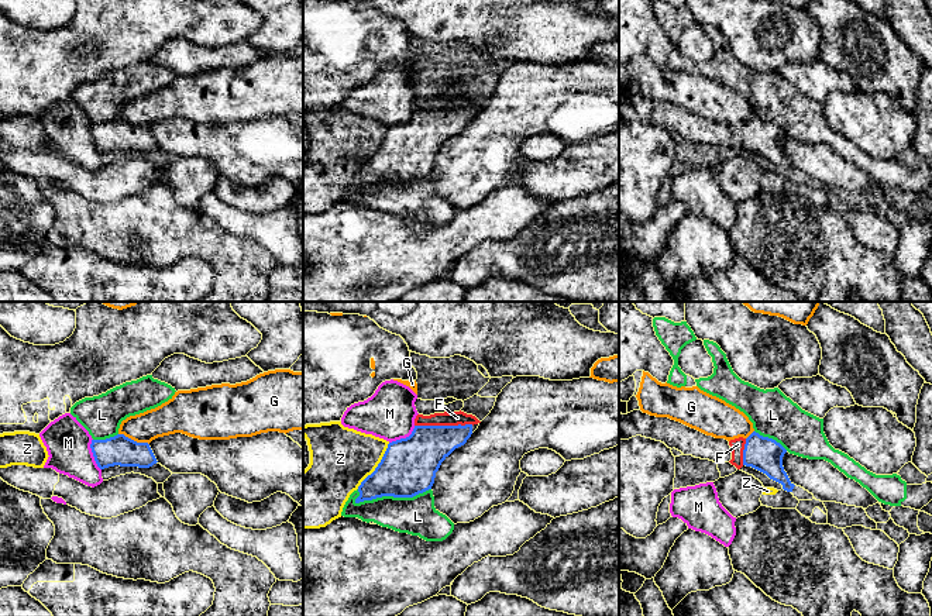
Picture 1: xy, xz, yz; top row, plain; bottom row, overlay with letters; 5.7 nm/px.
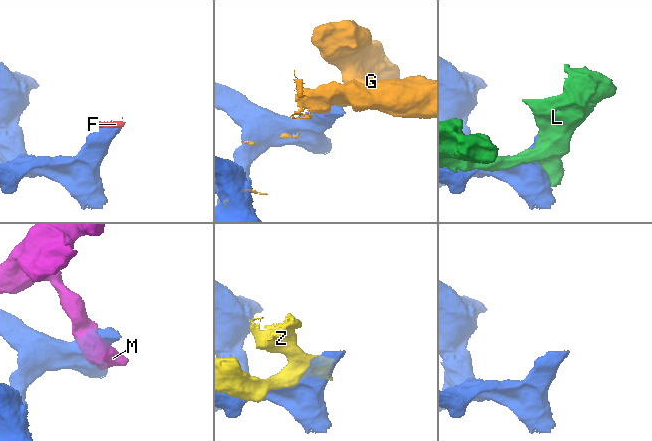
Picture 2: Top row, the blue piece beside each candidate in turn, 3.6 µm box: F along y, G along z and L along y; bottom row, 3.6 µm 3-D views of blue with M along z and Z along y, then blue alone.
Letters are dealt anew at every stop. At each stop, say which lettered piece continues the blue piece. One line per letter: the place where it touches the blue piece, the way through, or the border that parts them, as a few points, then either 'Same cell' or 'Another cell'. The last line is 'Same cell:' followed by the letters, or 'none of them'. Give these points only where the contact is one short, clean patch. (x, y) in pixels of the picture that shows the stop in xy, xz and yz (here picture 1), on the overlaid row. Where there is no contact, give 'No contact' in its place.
F: Touches blue at xz (443, 426). Path across: xz (415, 460), (443, 426), (457, 417). Same cell
G: Touches blue at xy (133, 440). Another cell
L: Touches blue at xz (392, 495). Another cell
M: Touches blue at xy (93, 454). Another cell
Z: Touches blue at xz (378, 465). Another cell
Same cell: F

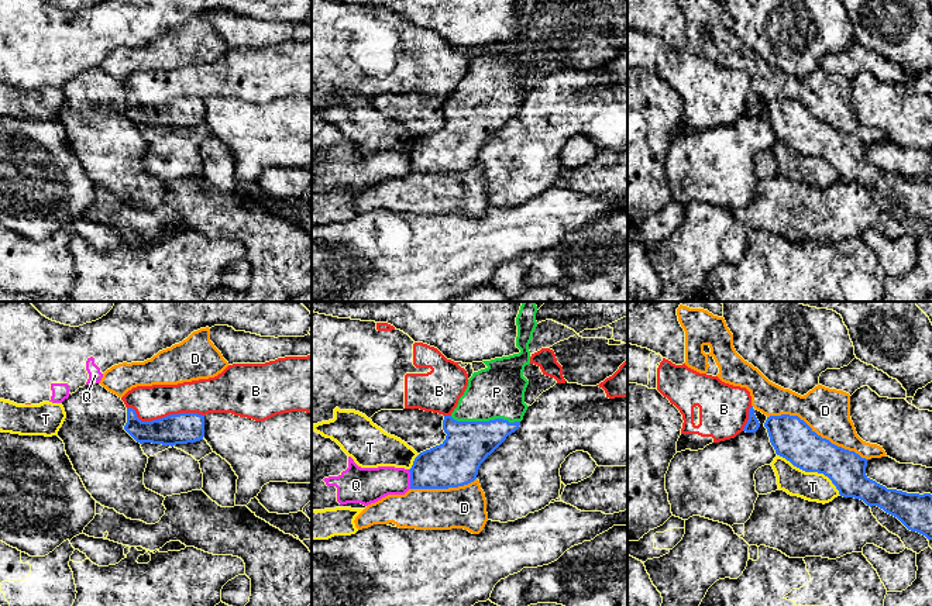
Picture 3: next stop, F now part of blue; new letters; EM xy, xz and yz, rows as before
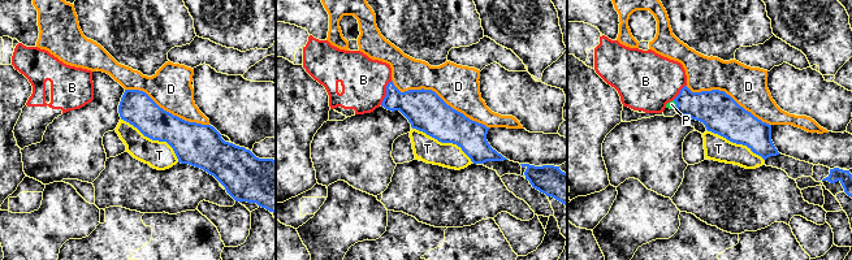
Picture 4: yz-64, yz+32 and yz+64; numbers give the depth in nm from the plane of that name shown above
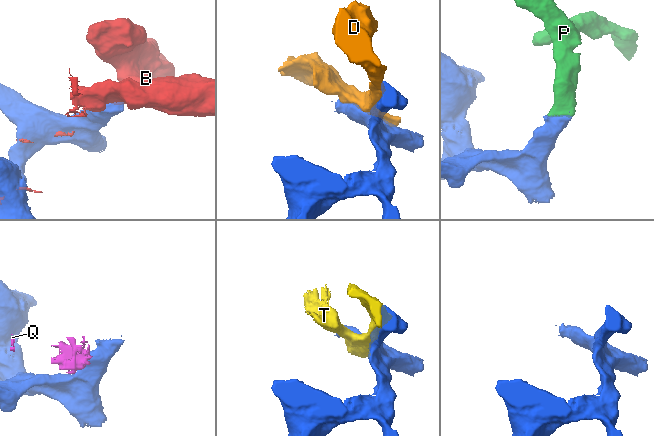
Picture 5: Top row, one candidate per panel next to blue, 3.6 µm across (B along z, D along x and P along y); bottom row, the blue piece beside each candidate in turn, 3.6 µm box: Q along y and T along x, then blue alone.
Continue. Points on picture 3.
B: Touches blue at xy (164, 417). Boundary: xy (127, 407), (141, 420), (179, 413), (203, 416). Another cell
D: Touches blue at yz (815, 433). Another cell
P: Touches blue at xz (485, 422). Path across: xz (467, 444), (485, 422), (497, 392). Same cell
Q: Touches blue at xz (411, 479). Boundary: xz (408, 470), (411, 488). Another cell
T: Touches blue at yz (811, 471). Another cell
Same cell: P

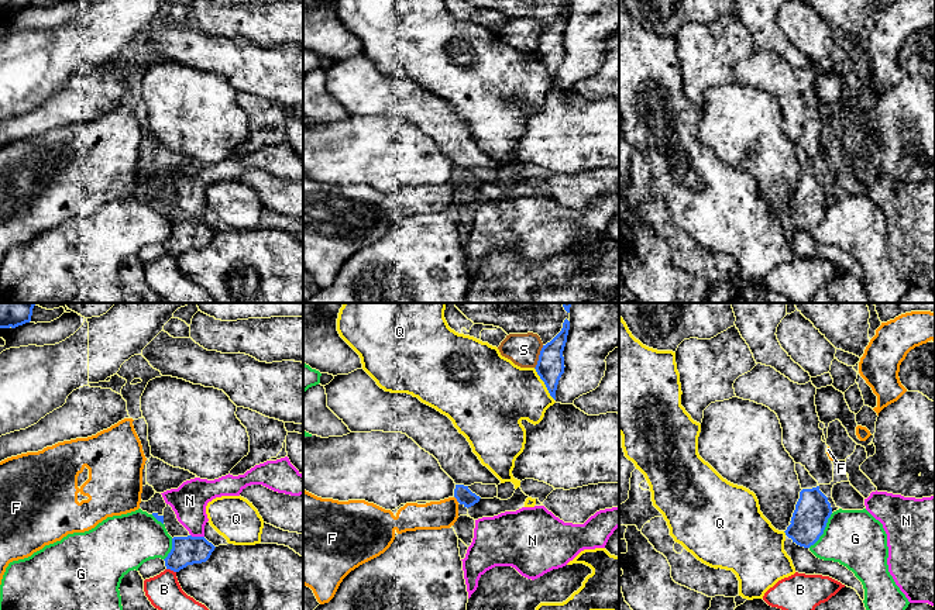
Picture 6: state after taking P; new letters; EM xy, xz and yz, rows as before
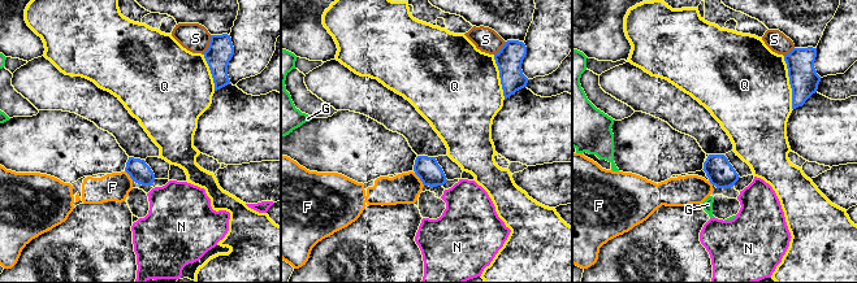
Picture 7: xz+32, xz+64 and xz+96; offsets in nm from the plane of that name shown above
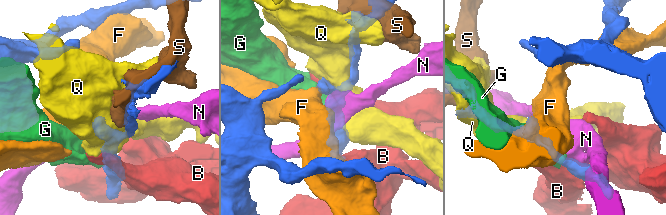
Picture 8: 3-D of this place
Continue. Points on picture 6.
B: Touches blue at xy (171, 569). Another cell
F: Touches blue at xz (456, 498). Another cell
G: Touches blue at yz (822, 531). Another cell
N: Touches blue at xy (198, 537). Another cell
Q: Touches blue at xz (545, 383). Another cell
S: Touches blue at xz (539, 357). Another cell
Same cell: none of them

